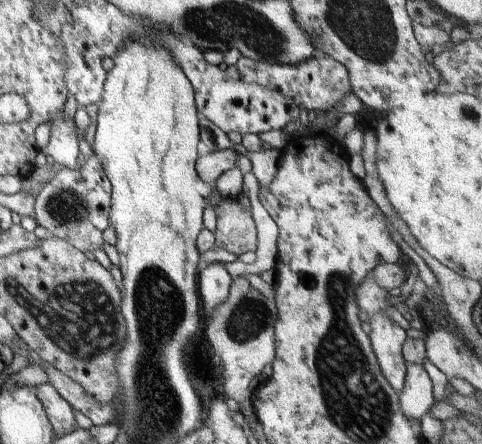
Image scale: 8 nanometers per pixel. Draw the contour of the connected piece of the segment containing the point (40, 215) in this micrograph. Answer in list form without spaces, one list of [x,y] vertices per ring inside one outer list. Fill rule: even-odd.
[[[92,154],[84,160],[80,170],[62,168],[35,197],[34,216],[37,224],[78,248],[82,252],[102,249],[103,232],[108,228],[111,205],[111,184],[100,160]]]

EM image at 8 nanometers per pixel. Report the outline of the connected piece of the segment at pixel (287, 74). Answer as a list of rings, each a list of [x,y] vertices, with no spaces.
[[[320,56],[314,60],[288,65],[264,64],[264,62],[254,62],[249,58],[240,57],[235,65],[244,82],[256,83],[262,88],[280,92],[283,96],[292,98],[292,102],[298,107],[330,111],[330,108],[334,108],[346,96],[346,92],[353,92],[348,69],[332,57]]]

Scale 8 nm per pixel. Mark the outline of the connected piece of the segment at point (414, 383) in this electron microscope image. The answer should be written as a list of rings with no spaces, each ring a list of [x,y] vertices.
[[[407,364],[404,388],[398,394],[402,414],[412,422],[422,422],[422,416],[430,412],[434,401],[432,380],[420,364]]]

